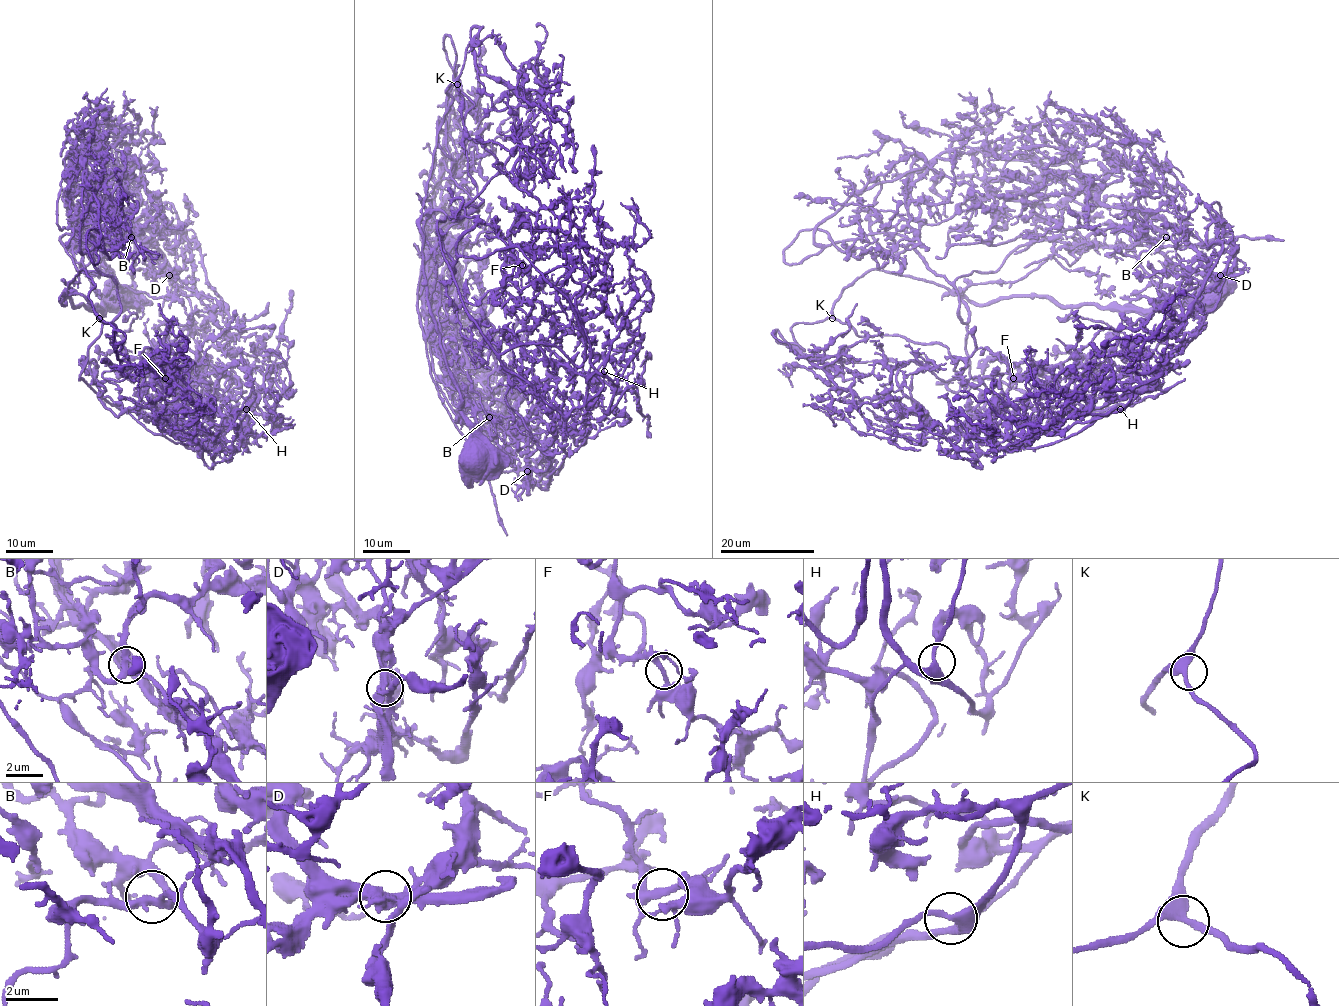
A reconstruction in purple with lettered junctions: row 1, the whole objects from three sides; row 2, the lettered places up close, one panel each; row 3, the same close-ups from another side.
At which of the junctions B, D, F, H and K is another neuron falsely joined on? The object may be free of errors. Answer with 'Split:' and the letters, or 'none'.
Split: D

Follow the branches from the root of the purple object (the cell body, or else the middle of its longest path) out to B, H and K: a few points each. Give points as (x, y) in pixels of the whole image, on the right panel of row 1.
B: (1209, 306), (1103, 308), (1038, 297), (974, 304), (962, 293), (1018, 281), (1097, 230), (1173, 227), (1166, 237)
H: (1209, 306), (959, 294), (973, 378), (1084, 410), (1164, 392), (1120, 409)
K: (1209, 306), (1103, 308), (1062, 306), (1038, 297), (974, 304), (933, 282), (870, 269), (843, 289), (832, 318)

